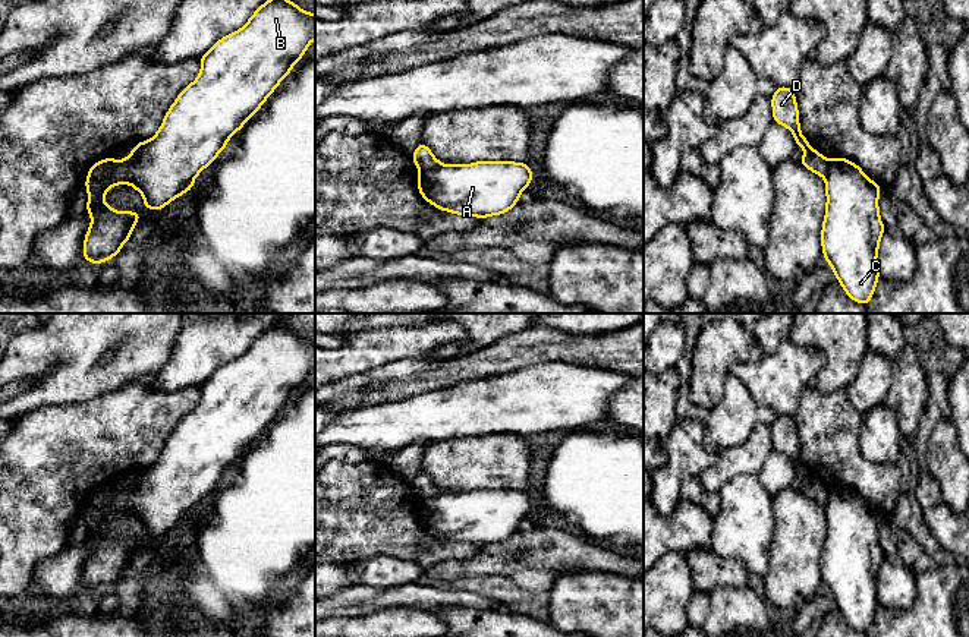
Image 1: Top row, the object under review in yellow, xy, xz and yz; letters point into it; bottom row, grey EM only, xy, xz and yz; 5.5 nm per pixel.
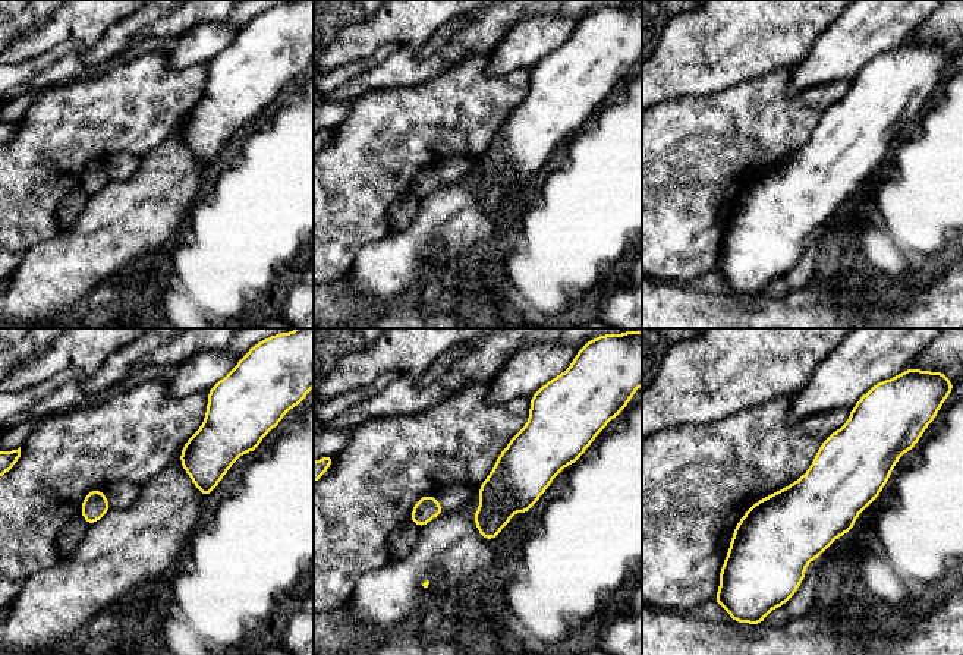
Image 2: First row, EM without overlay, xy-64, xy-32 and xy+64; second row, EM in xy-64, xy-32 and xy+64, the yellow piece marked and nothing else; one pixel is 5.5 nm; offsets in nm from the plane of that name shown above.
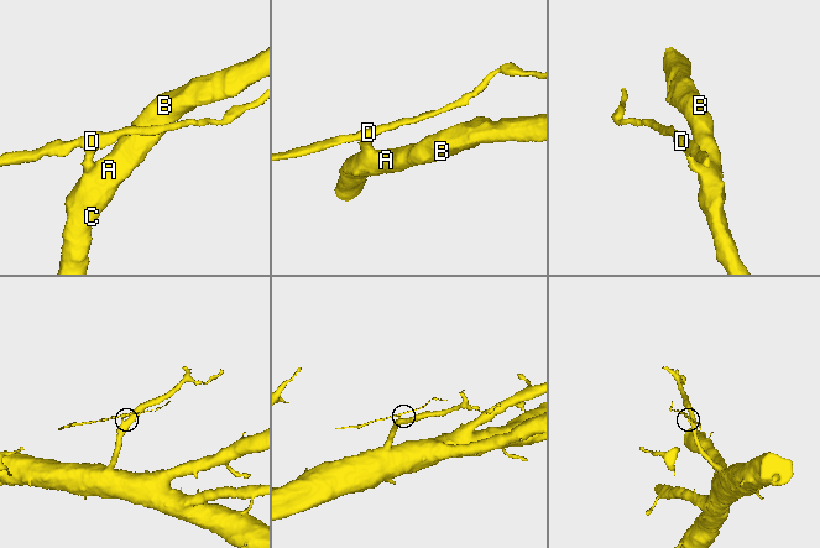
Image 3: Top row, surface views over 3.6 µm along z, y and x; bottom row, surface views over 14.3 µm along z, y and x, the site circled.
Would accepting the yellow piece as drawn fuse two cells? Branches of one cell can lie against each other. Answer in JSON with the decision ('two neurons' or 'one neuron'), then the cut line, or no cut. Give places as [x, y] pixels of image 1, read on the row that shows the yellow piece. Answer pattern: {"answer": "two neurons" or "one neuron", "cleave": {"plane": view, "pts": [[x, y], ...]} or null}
{"answer": "two neurons", "cleave": {"plane": "xy", "pts": [[110, 158], [110, 166], [98, 177], [87, 179]]}}

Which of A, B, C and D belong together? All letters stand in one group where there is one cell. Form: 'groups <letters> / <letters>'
groups A B C / D

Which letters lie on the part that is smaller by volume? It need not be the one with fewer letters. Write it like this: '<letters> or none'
D

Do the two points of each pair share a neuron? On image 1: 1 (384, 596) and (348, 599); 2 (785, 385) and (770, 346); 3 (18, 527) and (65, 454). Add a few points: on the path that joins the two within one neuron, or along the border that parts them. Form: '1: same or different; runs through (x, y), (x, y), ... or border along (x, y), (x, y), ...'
1: same; runs through (376, 599), (356, 599)
2: different; border along (789, 337), (771, 353), (763, 355)
3: same; runs through (18, 510), (18, 503), (47, 472)

